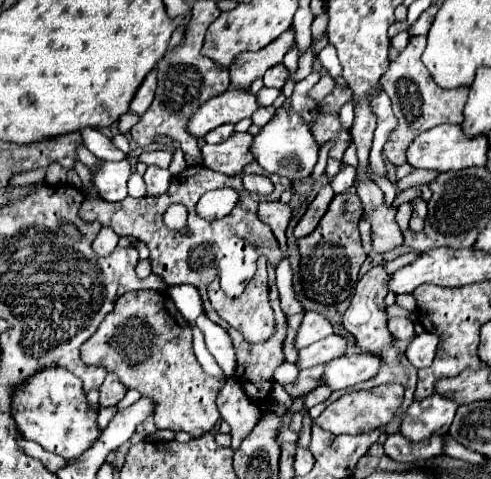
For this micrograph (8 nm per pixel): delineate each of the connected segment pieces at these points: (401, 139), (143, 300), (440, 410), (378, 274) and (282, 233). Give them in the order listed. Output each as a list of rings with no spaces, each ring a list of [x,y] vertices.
[[[410,36],[408,46],[402,50],[398,60],[392,62],[390,68],[386,70],[386,74],[380,78],[384,92],[392,100],[394,114],[398,116],[398,128],[392,132],[392,138],[388,138],[388,142],[384,146],[384,156],[394,166],[402,166],[406,162],[406,150],[418,134],[422,134],[438,124],[444,124],[444,122],[460,124],[464,118],[462,110],[464,110],[464,104],[468,98],[468,86],[460,86],[460,88],[452,88],[452,90],[440,88],[432,80],[432,76],[428,74],[426,66],[420,60],[424,48],[426,48],[426,36]]]
[[[134,290],[126,292],[122,298],[116,300],[116,306],[112,312],[106,314],[100,328],[88,342],[84,342],[82,350],[82,362],[94,364],[106,368],[106,372],[112,372],[120,378],[120,382],[128,390],[138,390],[142,396],[148,396],[154,400],[154,424],[156,428],[168,428],[168,430],[184,430],[198,438],[200,434],[206,434],[214,428],[220,414],[216,408],[216,396],[222,388],[220,380],[210,378],[204,374],[202,366],[198,364],[194,350],[192,350],[192,328],[180,314],[180,310],[174,306],[172,298],[168,294],[162,294],[158,290]]]
[[[440,394],[428,396],[422,402],[414,402],[400,426],[400,432],[412,442],[420,442],[434,434],[442,436],[448,432],[454,414],[458,410],[458,402]]]
[[[378,264],[376,268],[370,268],[356,284],[352,302],[342,316],[342,324],[356,338],[358,346],[392,348],[392,336],[388,334],[388,328],[386,328],[388,318],[386,318],[386,304],[384,304],[384,296],[388,294],[388,282],[390,282],[390,274],[386,272],[386,266]]]
[[[280,200],[278,202],[264,202],[264,204],[260,204],[258,214],[260,214],[260,220],[264,220],[272,228],[274,236],[280,242],[282,252],[286,252],[286,248],[288,248],[286,246],[286,228],[290,224],[290,206]]]

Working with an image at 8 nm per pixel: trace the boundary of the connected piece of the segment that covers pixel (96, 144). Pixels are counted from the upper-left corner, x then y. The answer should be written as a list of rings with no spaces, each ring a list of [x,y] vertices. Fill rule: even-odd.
[[[84,128],[80,130],[82,138],[84,138],[84,146],[100,160],[124,160],[126,154],[122,150],[118,150],[112,140],[108,136],[104,136],[98,128]]]

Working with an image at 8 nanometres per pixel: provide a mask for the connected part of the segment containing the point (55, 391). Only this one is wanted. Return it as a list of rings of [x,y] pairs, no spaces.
[[[54,366],[42,374],[36,374],[36,378],[32,378],[32,382],[16,394],[14,414],[26,440],[34,440],[48,452],[54,452],[66,460],[78,458],[84,450],[88,450],[88,446],[92,446],[96,434],[100,434],[100,428],[96,426],[96,412],[86,402],[80,378]]]

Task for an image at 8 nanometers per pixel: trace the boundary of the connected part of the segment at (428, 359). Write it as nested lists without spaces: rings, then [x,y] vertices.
[[[422,332],[418,336],[412,338],[412,342],[406,348],[406,358],[410,360],[412,366],[416,368],[424,368],[432,364],[432,358],[436,356],[436,348],[438,348],[438,338],[436,334],[430,332]]]

